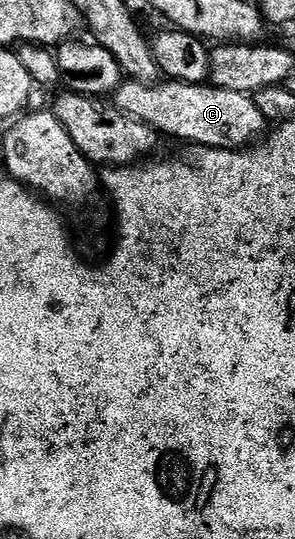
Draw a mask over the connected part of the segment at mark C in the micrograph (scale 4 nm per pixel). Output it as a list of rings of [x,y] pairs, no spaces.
[[[122,82],[115,92],[115,106],[123,113],[151,125],[162,136],[186,139],[197,147],[225,147],[228,151],[248,148],[266,134],[267,120],[255,105],[253,96],[231,93],[205,83]]]

